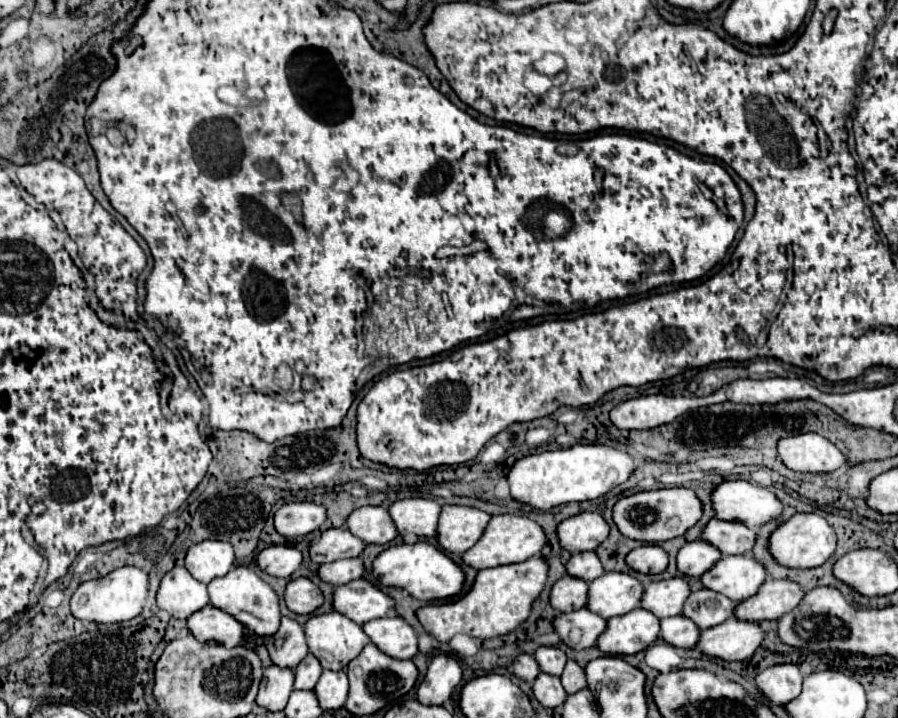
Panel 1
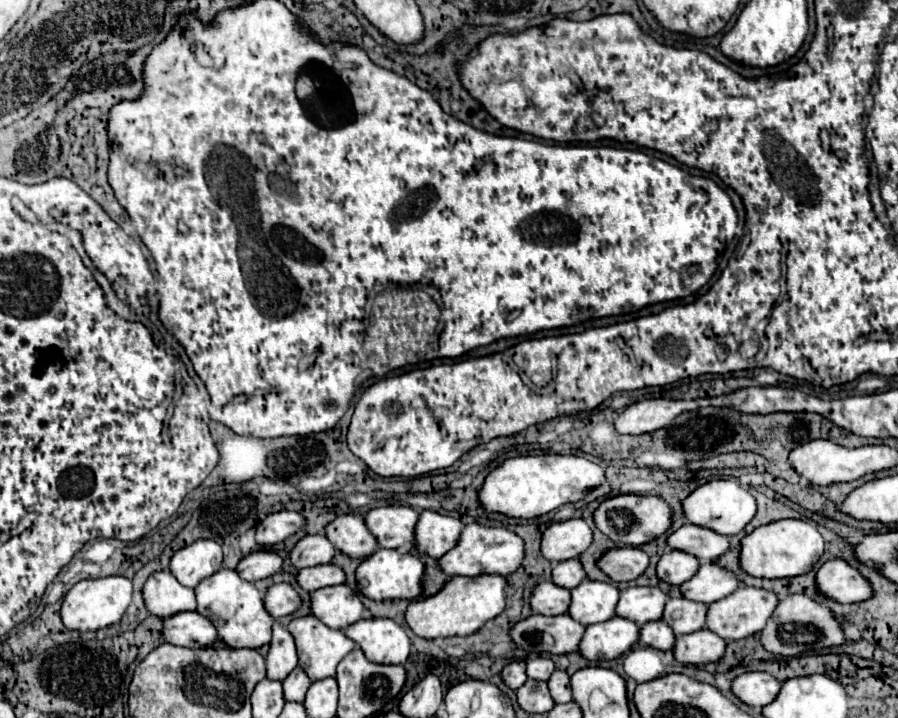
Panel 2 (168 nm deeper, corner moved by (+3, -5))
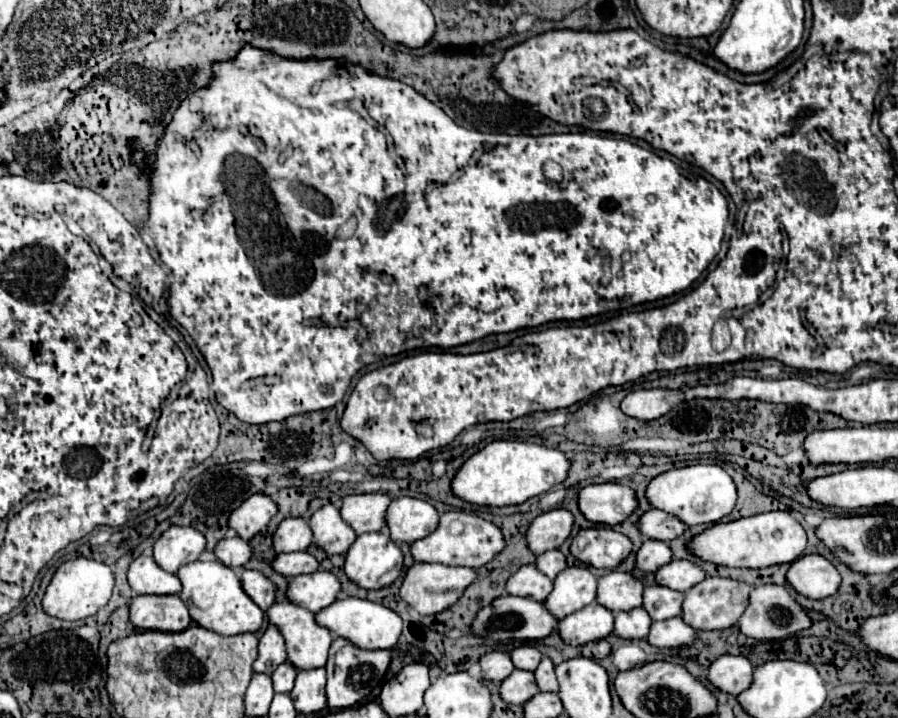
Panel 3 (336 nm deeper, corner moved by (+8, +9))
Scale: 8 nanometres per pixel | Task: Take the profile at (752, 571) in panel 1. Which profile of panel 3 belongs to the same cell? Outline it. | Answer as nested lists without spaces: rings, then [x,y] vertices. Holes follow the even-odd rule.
[[[671,560],[667,566],[661,566],[655,572],[655,580],[659,586],[667,586],[677,592],[687,592],[705,578],[707,574],[689,560]]]

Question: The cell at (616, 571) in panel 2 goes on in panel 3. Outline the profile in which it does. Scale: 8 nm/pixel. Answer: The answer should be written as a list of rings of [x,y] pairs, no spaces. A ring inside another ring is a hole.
[[[587,528],[571,542],[571,554],[593,568],[615,568],[631,552],[631,542],[627,536],[611,528]]]

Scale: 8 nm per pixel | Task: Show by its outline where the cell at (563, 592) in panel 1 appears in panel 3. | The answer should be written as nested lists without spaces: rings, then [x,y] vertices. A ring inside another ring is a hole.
[[[535,564],[521,566],[509,580],[507,580],[507,594],[513,596],[527,596],[531,600],[543,602],[549,592],[553,590],[553,582],[541,574]]]

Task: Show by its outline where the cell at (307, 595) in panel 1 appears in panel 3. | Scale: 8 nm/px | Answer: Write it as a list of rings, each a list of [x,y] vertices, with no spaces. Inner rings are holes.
[[[243,570],[241,582],[245,594],[261,608],[267,610],[275,602],[275,584],[269,582],[261,572],[257,570]]]

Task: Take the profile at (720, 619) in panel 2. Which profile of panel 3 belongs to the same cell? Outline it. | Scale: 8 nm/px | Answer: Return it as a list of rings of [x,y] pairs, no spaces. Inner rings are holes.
[[[705,578],[699,586],[693,586],[685,592],[683,598],[683,622],[687,622],[695,630],[723,630],[735,626],[743,610],[747,608],[751,586],[745,582],[737,582],[731,578]]]

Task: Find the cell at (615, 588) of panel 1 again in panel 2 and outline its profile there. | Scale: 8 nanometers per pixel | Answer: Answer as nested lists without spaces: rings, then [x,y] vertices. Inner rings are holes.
[[[584,580],[572,590],[572,604],[568,614],[582,624],[606,622],[616,616],[620,590],[608,582]]]

